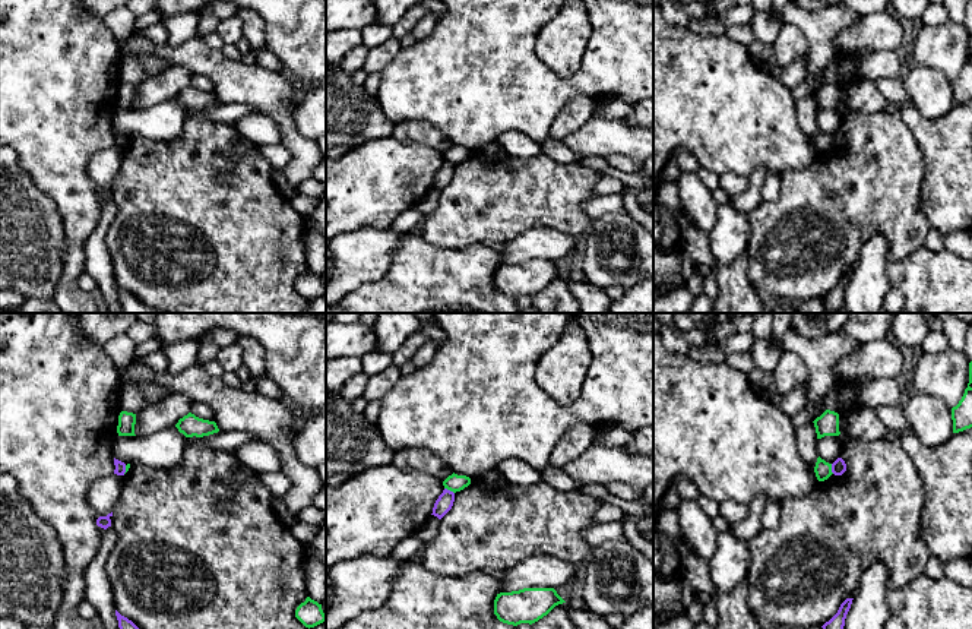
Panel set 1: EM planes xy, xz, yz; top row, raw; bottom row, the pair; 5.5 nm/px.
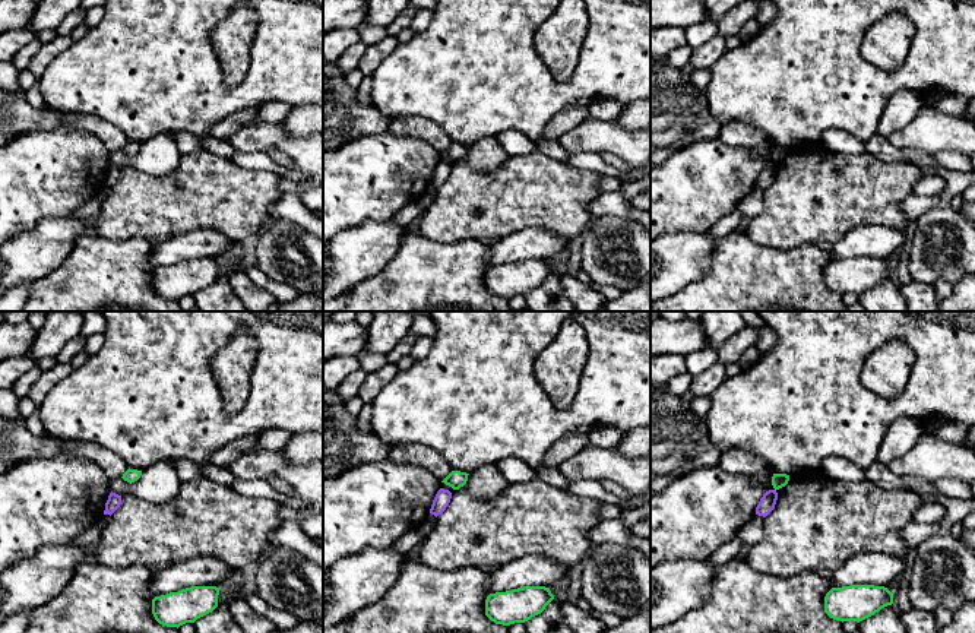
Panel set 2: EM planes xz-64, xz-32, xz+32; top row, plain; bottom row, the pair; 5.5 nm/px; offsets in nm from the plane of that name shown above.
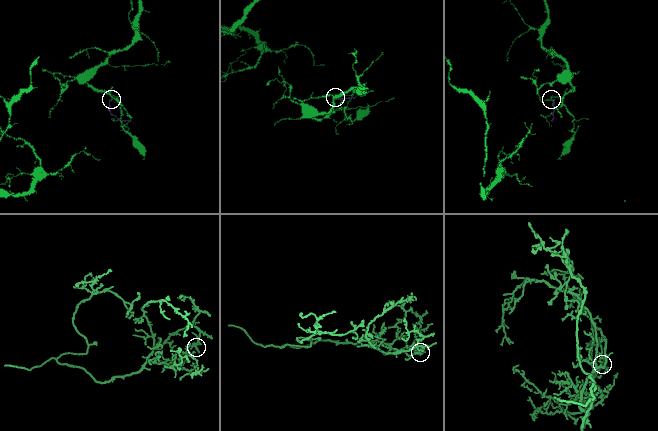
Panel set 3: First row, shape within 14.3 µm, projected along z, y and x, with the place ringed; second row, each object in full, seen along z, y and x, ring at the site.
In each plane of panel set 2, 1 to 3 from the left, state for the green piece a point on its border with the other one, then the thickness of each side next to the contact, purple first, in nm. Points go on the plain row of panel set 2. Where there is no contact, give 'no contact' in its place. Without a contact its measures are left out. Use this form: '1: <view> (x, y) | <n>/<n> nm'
1: no contact
2: no contact
3: no contact

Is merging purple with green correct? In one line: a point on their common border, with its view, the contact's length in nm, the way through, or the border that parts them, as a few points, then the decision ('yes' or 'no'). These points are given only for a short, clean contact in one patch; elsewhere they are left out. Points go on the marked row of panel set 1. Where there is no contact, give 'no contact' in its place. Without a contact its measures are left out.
contact xz (449, 490); length 70 nm; border xz (445, 487), (453, 493); no

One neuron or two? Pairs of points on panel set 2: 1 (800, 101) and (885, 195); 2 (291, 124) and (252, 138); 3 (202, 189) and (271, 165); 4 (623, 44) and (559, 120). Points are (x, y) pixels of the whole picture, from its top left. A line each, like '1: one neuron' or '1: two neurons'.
1: two neurons
2: two neurons
3: two neurons
4: two neurons

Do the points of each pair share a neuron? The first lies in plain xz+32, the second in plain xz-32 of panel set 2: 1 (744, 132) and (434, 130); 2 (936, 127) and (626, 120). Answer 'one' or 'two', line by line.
1: one
2: two

